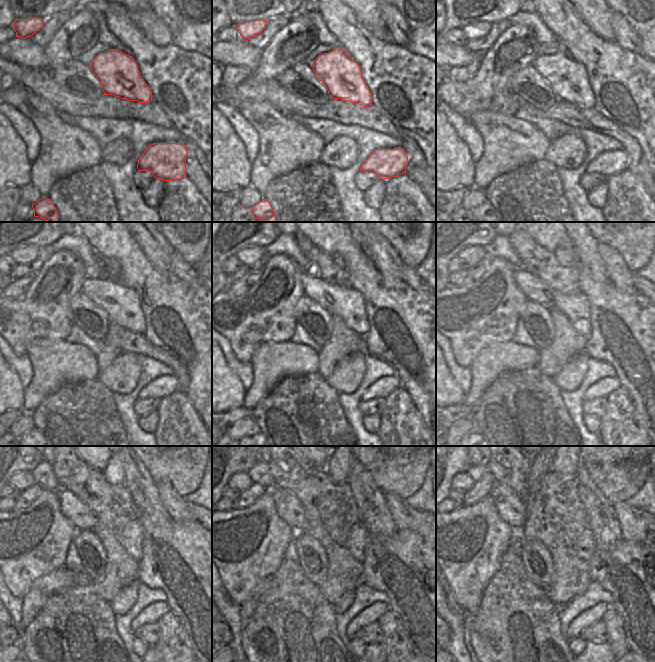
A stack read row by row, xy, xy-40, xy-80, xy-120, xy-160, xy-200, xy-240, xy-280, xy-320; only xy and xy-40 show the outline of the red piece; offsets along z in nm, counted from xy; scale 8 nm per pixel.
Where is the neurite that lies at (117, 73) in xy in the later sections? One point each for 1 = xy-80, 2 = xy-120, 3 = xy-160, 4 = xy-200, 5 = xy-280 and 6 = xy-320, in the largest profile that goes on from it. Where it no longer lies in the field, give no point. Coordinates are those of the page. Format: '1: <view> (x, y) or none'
1: xy-80 (568, 79)
2: xy-120 (121, 303)
3: xy-160 (341, 300)
4: xy-200 (576, 307)
5: xy-280 (358, 537)
6: xy-320 (586, 544)

